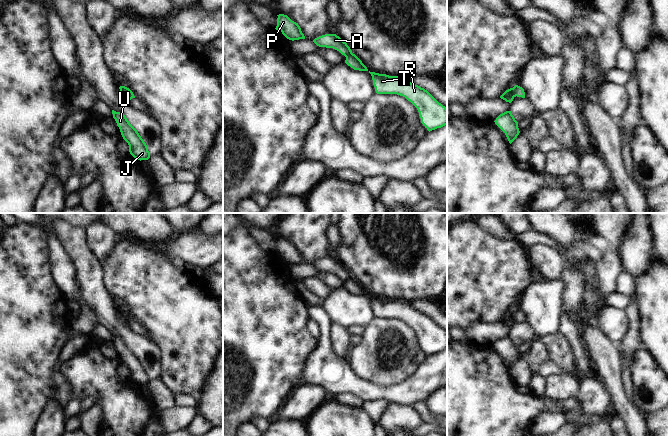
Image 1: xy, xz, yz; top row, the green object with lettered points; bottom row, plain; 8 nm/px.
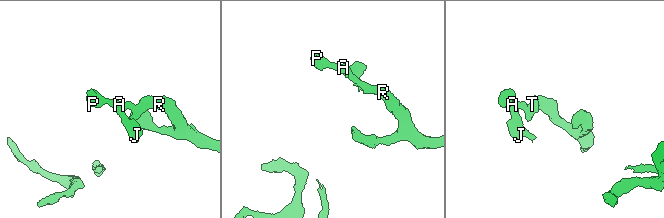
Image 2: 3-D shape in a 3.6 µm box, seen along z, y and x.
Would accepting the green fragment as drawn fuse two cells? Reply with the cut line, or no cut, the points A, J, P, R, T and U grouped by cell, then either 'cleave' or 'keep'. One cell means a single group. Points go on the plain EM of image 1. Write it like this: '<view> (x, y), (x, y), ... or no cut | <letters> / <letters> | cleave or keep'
xy (122, 310), (128, 323) | A J P U / R T | cleave

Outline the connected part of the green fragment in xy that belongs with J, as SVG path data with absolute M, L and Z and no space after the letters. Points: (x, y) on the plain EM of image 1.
M112 334L112 338L120 353L123 363L129 369L130 378L140 385L148 384L150 382L150 376L137 354L129 347L123 337Z

